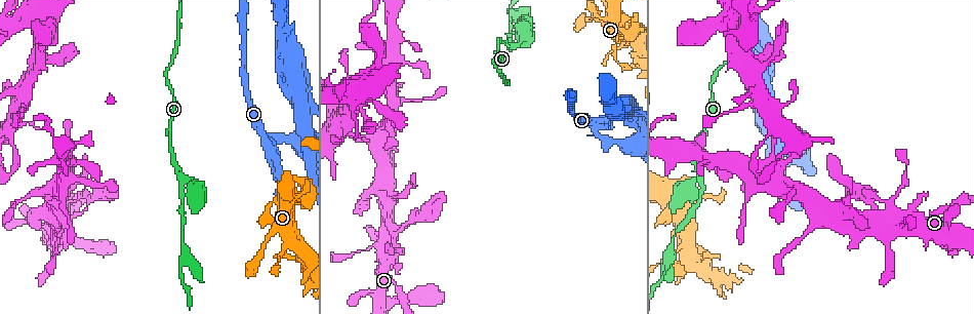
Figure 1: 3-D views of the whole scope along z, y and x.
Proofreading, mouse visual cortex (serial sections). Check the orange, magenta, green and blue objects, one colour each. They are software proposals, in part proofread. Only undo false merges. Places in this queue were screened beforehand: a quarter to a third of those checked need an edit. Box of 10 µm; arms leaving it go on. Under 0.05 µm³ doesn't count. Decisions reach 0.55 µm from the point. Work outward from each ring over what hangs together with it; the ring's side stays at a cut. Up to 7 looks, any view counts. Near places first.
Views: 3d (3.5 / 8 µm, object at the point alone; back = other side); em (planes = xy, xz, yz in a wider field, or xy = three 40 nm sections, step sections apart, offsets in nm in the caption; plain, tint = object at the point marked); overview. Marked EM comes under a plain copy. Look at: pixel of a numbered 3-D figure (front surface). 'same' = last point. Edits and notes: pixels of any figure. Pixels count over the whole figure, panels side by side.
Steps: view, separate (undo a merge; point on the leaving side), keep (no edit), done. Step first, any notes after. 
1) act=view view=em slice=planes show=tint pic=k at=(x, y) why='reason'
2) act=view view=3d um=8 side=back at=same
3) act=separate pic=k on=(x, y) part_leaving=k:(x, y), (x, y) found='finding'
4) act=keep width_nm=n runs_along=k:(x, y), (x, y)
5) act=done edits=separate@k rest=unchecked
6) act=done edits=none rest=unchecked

act=view view=3d um=3.5 pic=1 at=(600, 132) why='three-way junction'

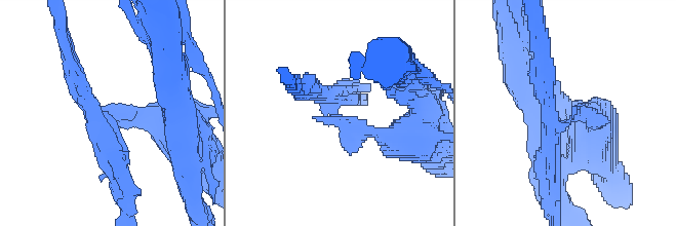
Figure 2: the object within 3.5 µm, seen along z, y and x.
act=view view=em slice=xy step=2 show=tint pic=2 at=(339, 114) why='shape alone is not enough'

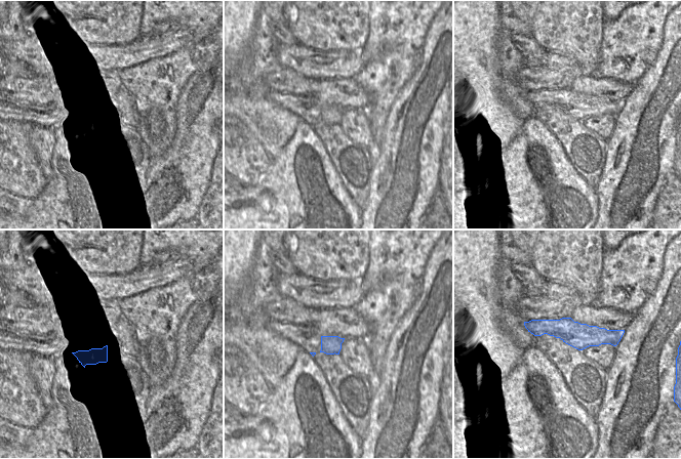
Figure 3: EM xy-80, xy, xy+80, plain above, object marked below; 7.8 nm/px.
act=separate pic=2 on=(353, 143) part_leaving=2:(338, 115), (385, 139), (423, 134) found='a second cell is stuck on'

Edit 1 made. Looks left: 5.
act=view view=overview

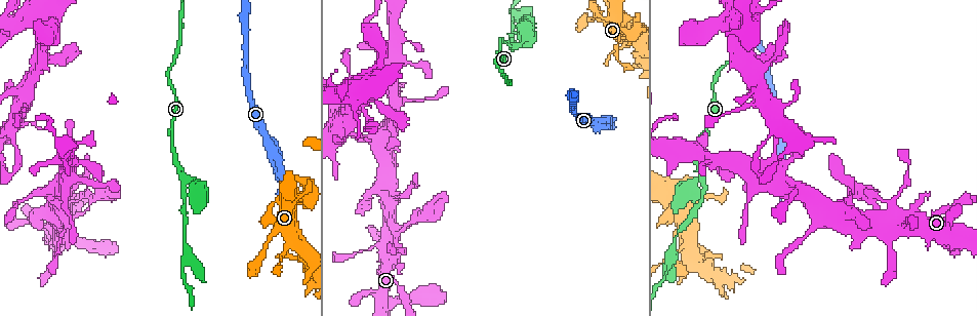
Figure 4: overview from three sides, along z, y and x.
act=view view=em slice=xy step=5 show=tint pic=4 at=(700, 179) why='thin arm on a thick one'

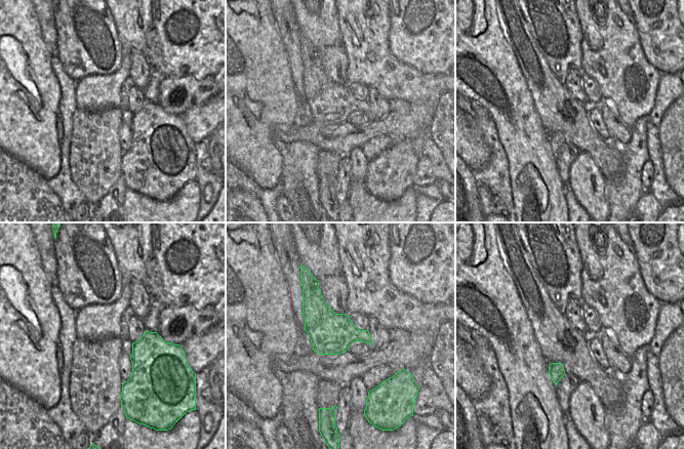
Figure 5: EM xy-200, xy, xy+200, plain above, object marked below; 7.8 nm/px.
act=view view=3d um=3.5 at=same why='see where the arms go'

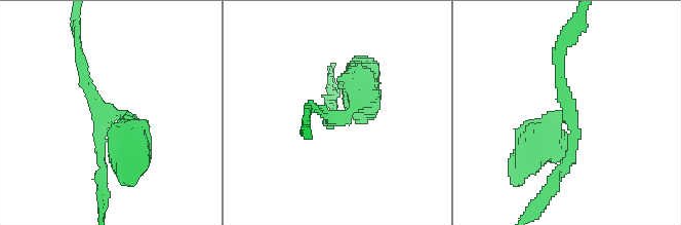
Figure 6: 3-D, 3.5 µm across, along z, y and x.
act=keep arm_widths_nm=150,150,500 runs_along=6:(78, 54), (131, 149) found='continuous, no second cell'

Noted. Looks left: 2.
act=view view=3d um=3.5 pic=4 at=(397, 60) why='side arm on a straight run'

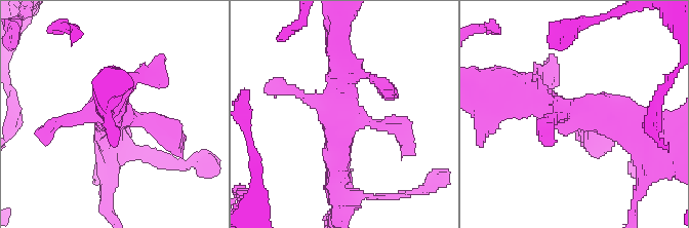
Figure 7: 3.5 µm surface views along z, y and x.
act=view view=em slice=planes show=tint pic=7 at=(341, 122)

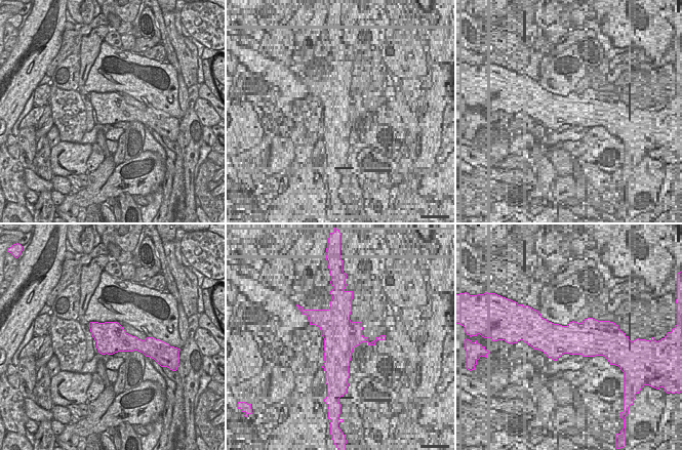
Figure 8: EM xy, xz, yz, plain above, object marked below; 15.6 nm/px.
act=keep width_nm=480 runs_along=7:(642, 135), (618, 118), (519, 93) found='all the same cell'

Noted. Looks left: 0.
act=done edits=separate@2 rest=unchecked

